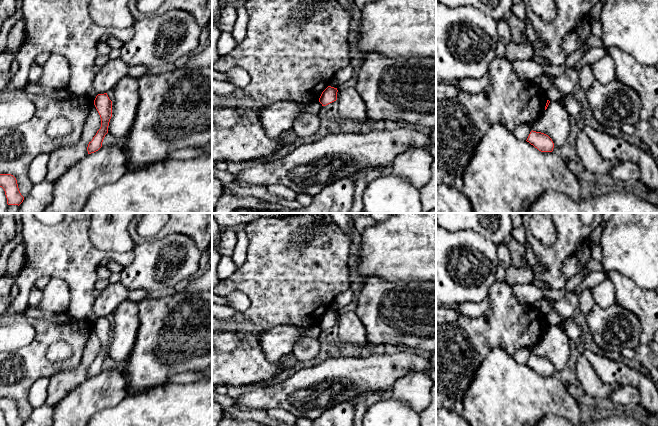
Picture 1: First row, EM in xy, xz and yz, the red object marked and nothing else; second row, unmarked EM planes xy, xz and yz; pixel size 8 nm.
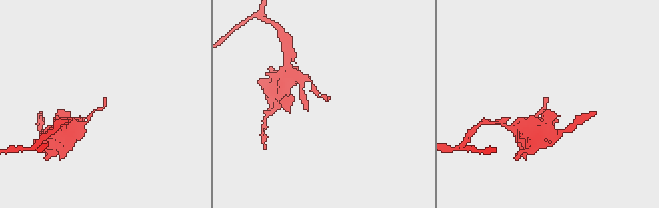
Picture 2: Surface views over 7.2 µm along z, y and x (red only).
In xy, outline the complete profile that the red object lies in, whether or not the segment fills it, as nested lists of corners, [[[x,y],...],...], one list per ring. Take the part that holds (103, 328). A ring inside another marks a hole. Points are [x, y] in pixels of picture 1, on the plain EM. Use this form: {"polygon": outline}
{"polygon": [[[107,317],[98,318],[94,324],[94,329],[101,342],[101,351],[88,368],[88,378],[94,377],[102,371],[102,366],[108,357],[108,350],[112,341],[112,325],[109,323]]]}

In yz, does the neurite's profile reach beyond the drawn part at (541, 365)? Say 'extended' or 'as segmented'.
as segmented

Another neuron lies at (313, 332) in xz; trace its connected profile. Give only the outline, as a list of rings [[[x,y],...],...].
[[[319,325],[309,327],[309,328],[304,328],[302,330],[303,330],[304,336],[307,336],[307,337],[310,337],[310,338],[316,338],[316,339],[319,338],[319,336],[322,332],[322,328]]]

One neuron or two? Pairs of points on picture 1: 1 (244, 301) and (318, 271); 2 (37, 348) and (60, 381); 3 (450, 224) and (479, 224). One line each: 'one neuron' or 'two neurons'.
1: two neurons
2: two neurons
3: one neuron

